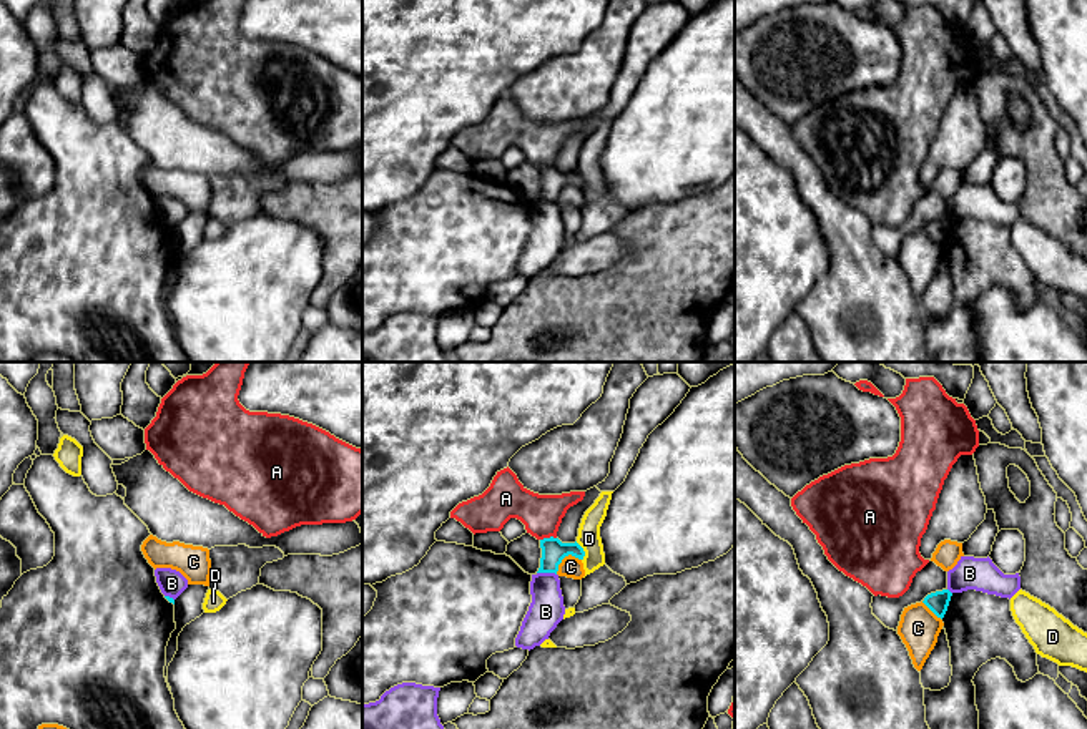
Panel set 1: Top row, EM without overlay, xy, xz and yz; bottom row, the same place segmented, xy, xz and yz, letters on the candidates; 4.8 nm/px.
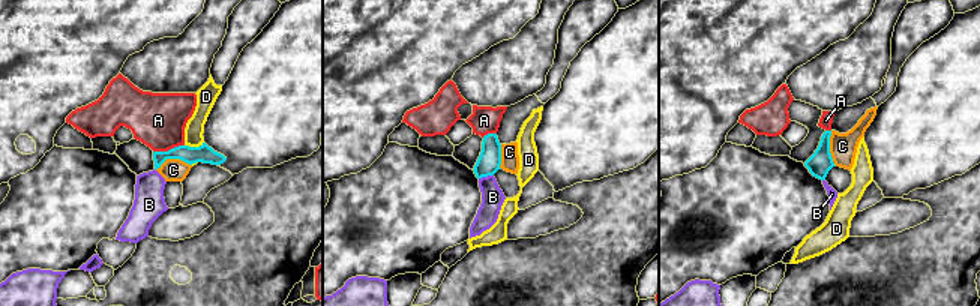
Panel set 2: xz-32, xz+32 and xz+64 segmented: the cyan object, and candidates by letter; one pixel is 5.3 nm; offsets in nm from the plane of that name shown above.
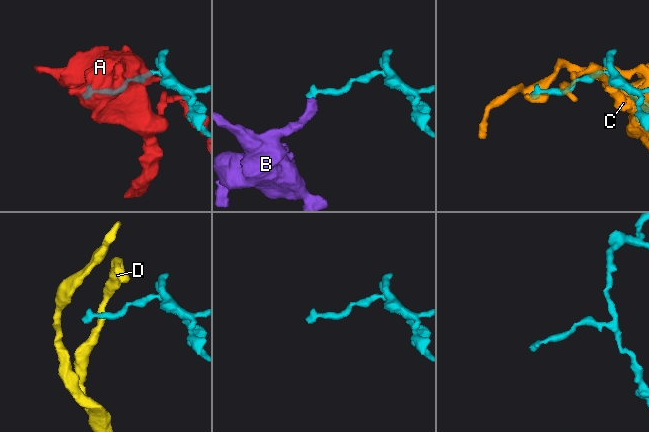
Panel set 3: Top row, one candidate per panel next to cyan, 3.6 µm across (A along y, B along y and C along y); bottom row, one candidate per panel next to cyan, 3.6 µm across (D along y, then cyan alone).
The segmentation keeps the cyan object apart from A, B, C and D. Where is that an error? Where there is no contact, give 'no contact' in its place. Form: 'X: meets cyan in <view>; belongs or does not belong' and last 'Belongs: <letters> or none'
A: meets cyan in xz; does not belong
B: meets cyan in xz; does not belong
C: meets cyan in xz; does not belong
D: meets cyan in xz; does not belong
Belongs: none

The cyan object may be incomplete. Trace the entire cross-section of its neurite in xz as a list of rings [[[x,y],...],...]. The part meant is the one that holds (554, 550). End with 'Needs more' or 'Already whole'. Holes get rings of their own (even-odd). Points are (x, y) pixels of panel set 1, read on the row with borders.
[[[544,538],[540,540],[542,548],[542,558],[540,558],[540,568],[537,573],[555,573],[558,571],[558,565],[562,560],[568,555],[583,560],[585,551],[583,548],[575,543],[562,543],[558,538]]]. Already whole

